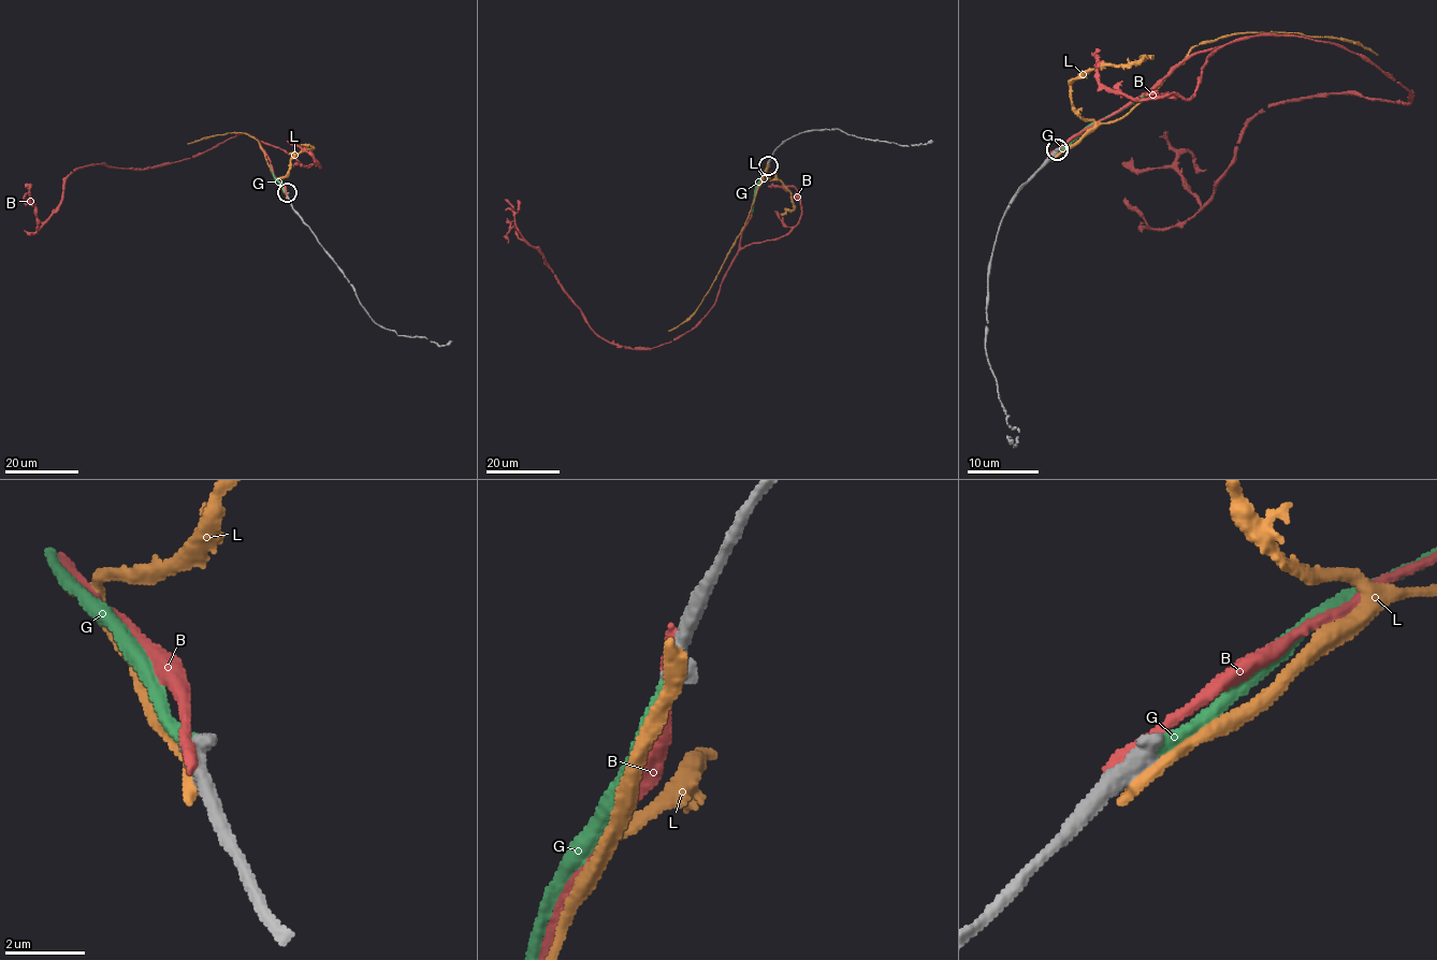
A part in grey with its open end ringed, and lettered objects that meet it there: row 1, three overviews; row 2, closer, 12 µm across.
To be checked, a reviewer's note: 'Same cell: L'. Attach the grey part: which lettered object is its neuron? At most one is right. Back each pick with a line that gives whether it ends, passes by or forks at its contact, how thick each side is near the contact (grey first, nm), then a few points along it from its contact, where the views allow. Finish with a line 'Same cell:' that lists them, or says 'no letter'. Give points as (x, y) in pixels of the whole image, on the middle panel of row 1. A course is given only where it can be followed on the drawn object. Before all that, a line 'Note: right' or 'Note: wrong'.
Note: wrong
G: it ends; calibres 600 and 400 nm; course (768, 165), (756, 185), (751, 213)
Same cell: G

